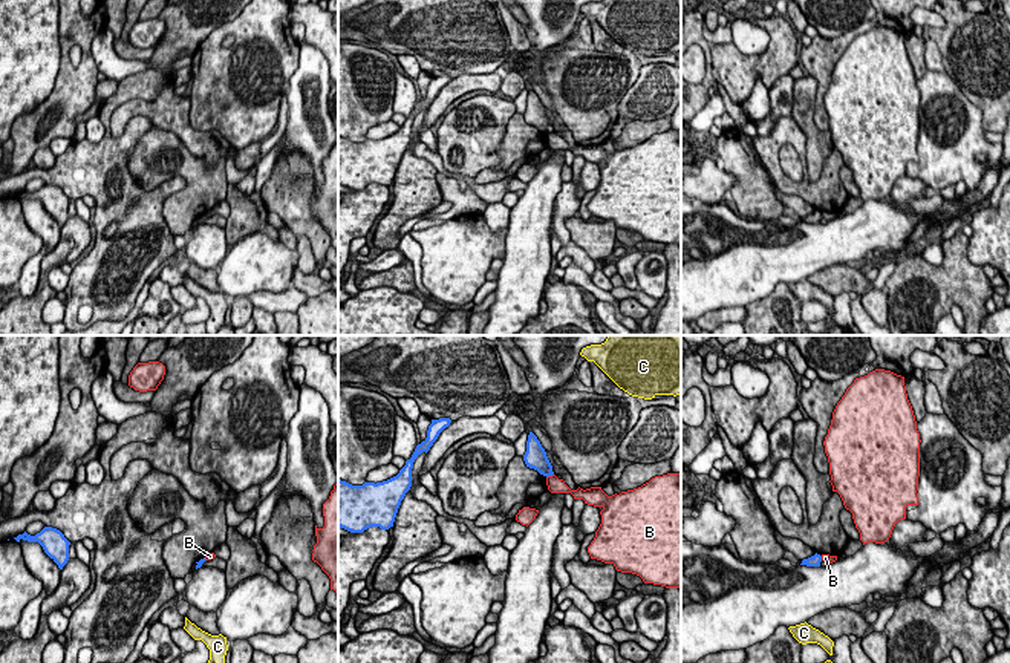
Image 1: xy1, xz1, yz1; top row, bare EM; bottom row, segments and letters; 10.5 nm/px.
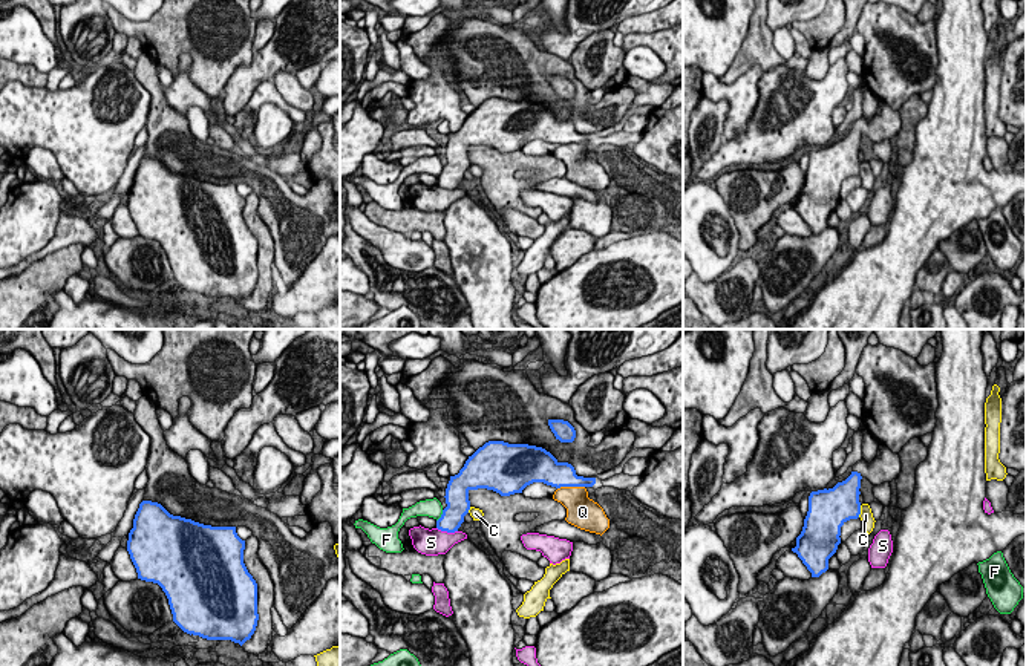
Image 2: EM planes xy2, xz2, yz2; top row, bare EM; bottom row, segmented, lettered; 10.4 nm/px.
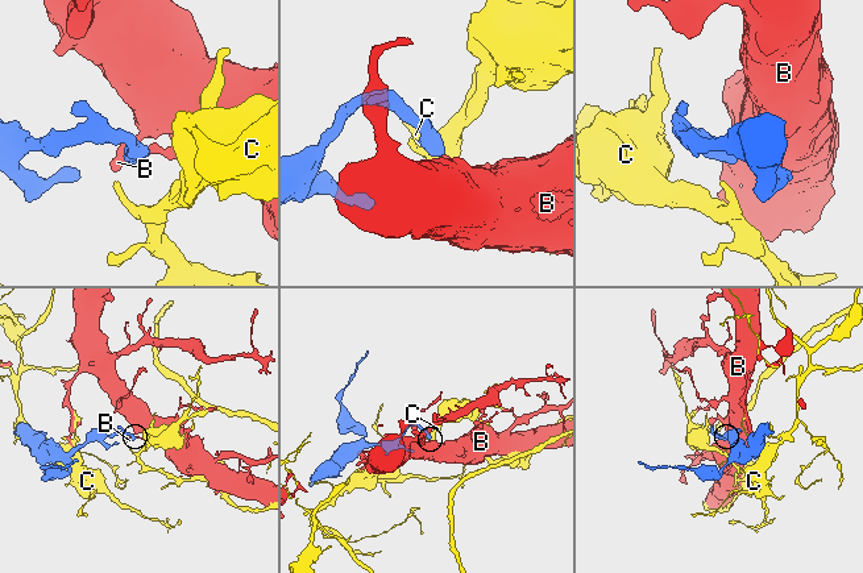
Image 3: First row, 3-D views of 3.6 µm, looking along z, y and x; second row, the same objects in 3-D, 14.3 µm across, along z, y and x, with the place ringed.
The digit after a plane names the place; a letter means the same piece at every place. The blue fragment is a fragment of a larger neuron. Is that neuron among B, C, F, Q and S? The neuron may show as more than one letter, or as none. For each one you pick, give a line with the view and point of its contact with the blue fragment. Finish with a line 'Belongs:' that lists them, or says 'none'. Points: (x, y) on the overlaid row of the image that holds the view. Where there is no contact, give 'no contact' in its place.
Belongs: none

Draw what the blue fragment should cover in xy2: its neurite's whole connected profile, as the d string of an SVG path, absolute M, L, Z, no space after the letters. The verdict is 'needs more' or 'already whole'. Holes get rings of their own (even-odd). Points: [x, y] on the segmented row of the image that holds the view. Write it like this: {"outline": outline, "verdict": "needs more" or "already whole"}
{"outline": "M142 501L133 519L133 528L129 533L127 551L130 559L136 568L138 579L145 582L158 583L168 599L168 605L173 614L173 622L187 634L199 635L207 640L231 640L239 643L240 646L251 638L256 631L259 614L257 614L257 583L253 576L248 573L243 563L243 550L245 540L242 540L236 527L211 527L194 522L191 519L185 519L181 516L170 514L161 504L152 501Z", "verdict": "already whole"}

